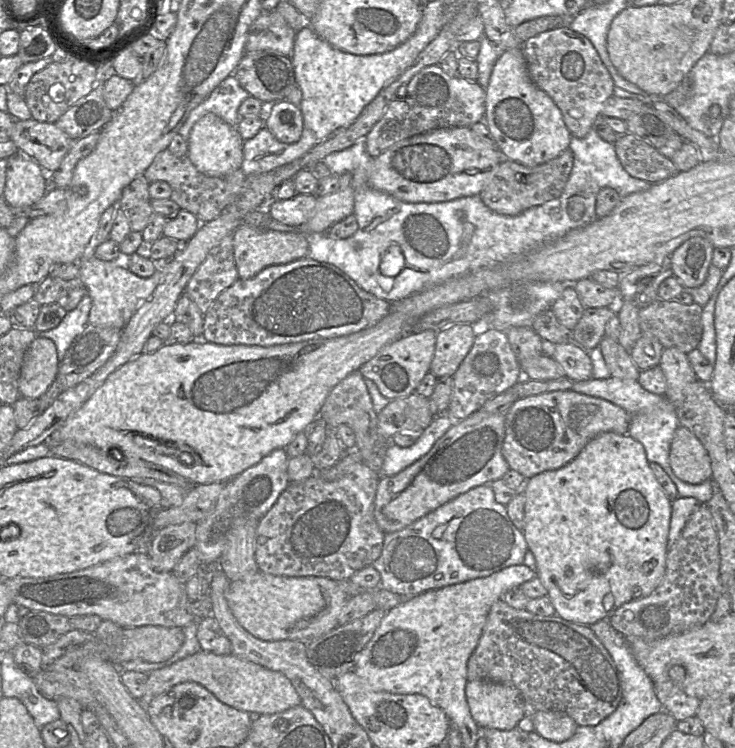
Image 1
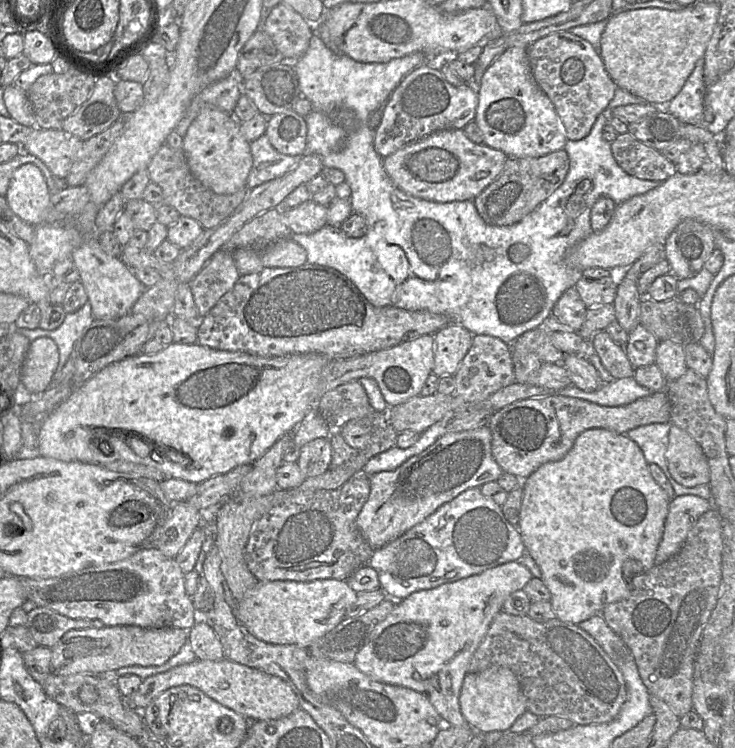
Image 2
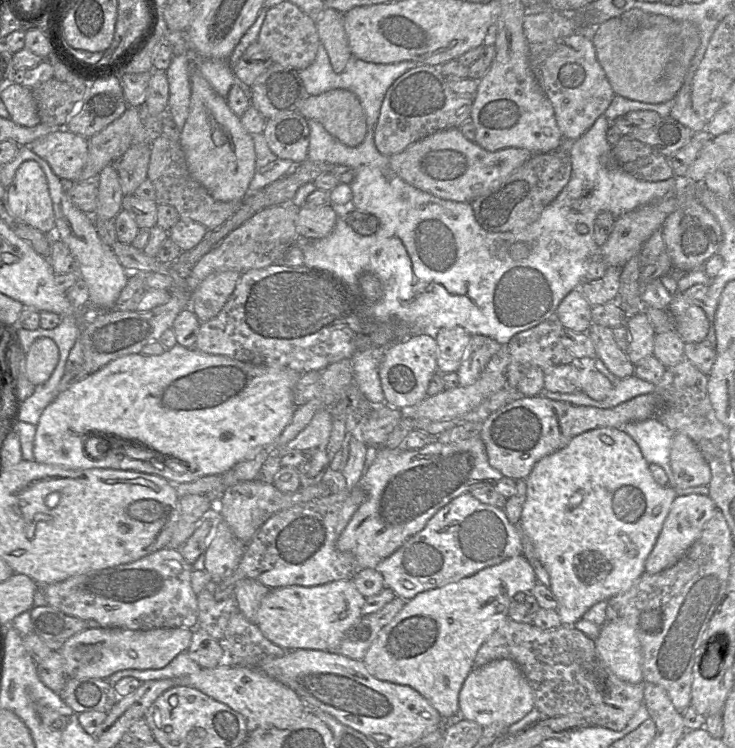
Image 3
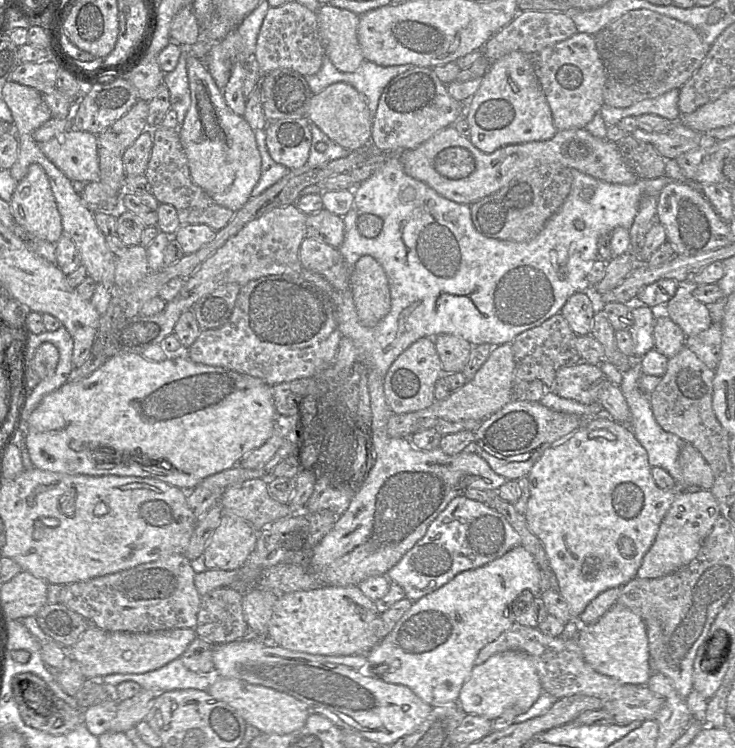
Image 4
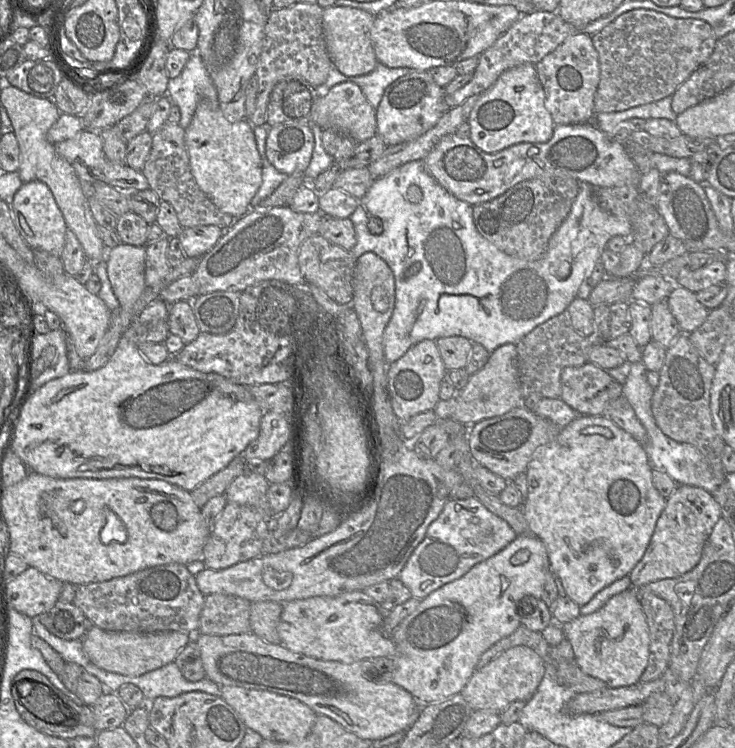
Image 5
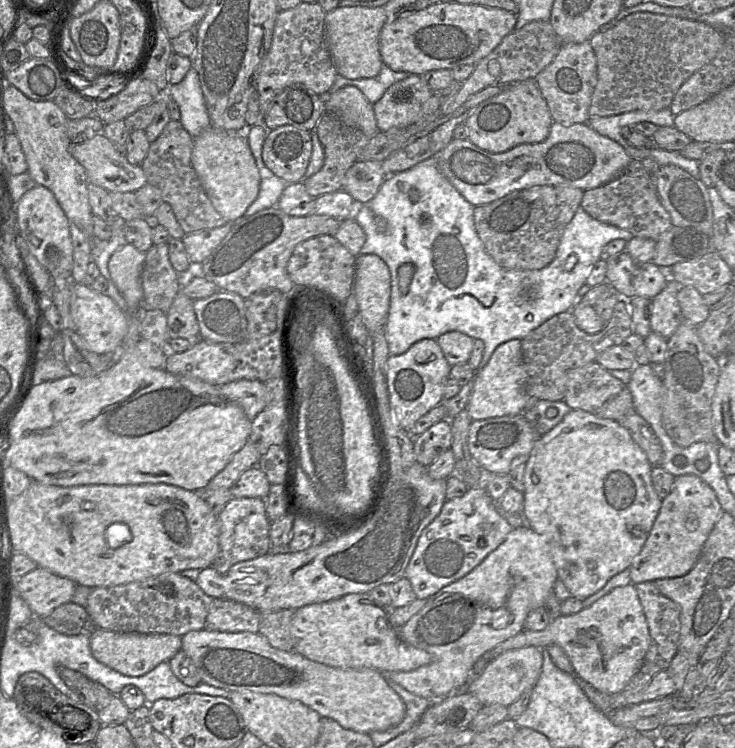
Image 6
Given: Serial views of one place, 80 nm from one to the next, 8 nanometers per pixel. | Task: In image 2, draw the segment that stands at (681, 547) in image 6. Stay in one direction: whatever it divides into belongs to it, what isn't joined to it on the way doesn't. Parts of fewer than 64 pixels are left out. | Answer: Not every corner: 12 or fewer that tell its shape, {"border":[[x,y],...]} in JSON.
{"border":[[695,495],[670,500],[655,565],[681,549],[712,507]]}

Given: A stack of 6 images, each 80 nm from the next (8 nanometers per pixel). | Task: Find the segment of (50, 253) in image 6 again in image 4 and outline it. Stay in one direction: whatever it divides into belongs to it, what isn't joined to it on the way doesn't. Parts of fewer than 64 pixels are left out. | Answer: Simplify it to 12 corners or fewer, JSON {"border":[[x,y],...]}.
{"border":[[28,167],[9,205],[16,224],[52,244],[63,234],[48,177]]}

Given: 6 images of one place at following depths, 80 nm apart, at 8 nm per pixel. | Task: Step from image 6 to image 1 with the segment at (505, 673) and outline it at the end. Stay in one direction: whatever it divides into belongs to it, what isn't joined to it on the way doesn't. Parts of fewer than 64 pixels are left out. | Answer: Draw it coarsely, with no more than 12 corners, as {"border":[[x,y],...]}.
{"border":[[468,681],[480,728],[511,730],[524,717],[514,686]]}

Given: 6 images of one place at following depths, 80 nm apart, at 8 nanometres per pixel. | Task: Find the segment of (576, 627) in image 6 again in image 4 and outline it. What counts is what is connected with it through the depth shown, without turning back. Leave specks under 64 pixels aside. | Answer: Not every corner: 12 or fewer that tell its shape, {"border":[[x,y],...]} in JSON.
{"border":[[615,603],[576,640],[586,662],[647,684],[646,623]]}

